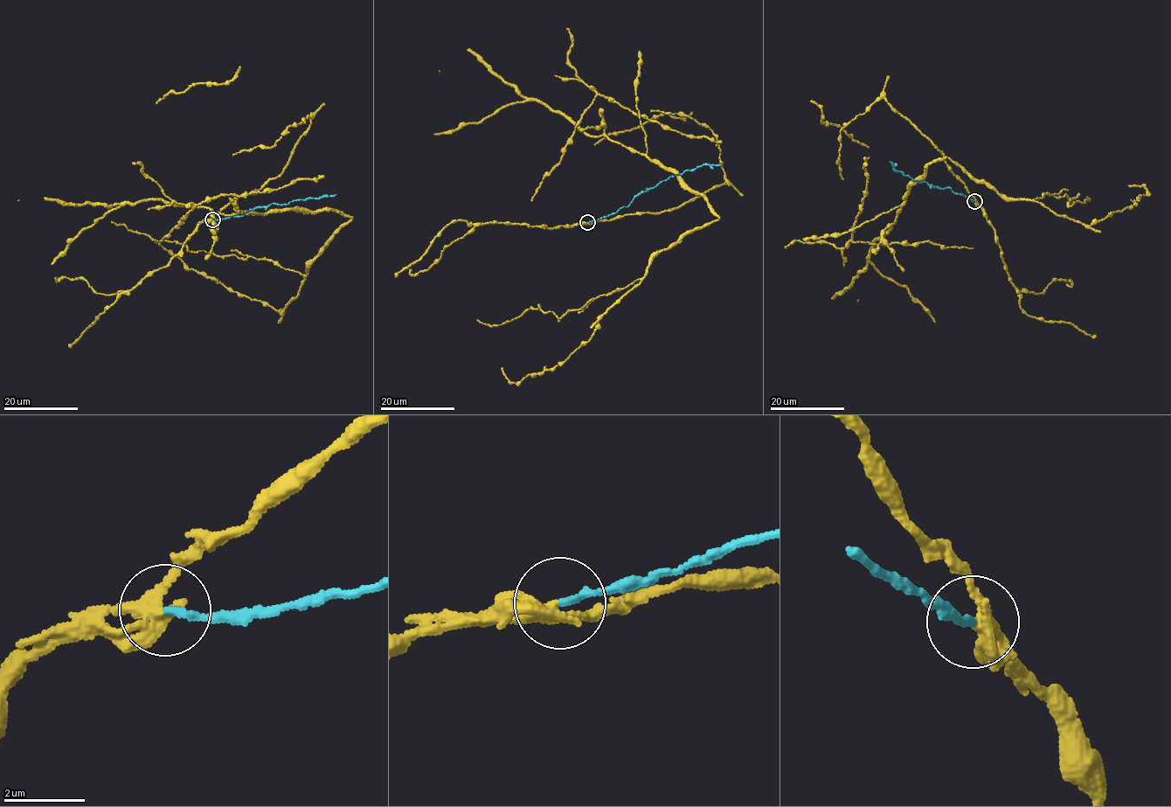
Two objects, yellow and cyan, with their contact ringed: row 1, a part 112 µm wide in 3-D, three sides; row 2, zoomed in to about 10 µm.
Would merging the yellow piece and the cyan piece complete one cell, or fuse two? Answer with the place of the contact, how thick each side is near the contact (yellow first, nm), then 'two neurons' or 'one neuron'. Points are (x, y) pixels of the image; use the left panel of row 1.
(212, 219) | 320/170 nm | two neurons

